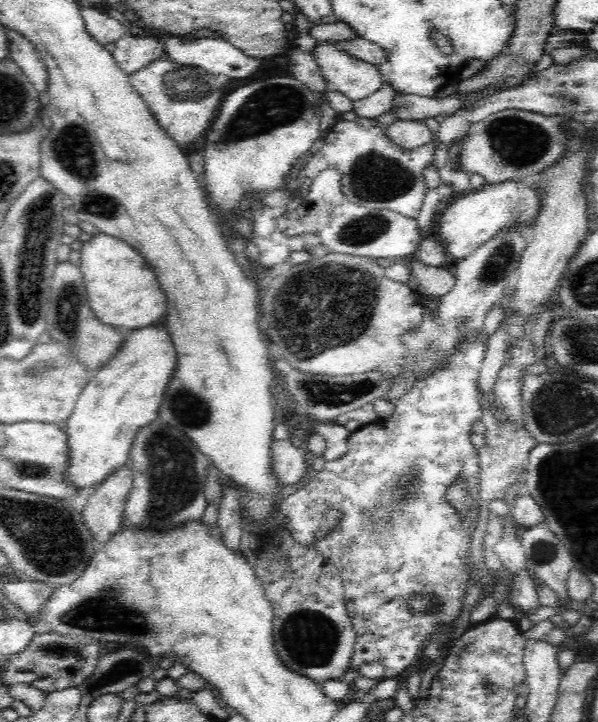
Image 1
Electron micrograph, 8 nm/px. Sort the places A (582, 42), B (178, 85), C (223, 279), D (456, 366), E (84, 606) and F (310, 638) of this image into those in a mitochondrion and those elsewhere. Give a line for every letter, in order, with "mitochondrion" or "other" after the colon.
A: other
B: mitochondrion
C: other
D: other
E: mitochondrion
F: mitochondrion

